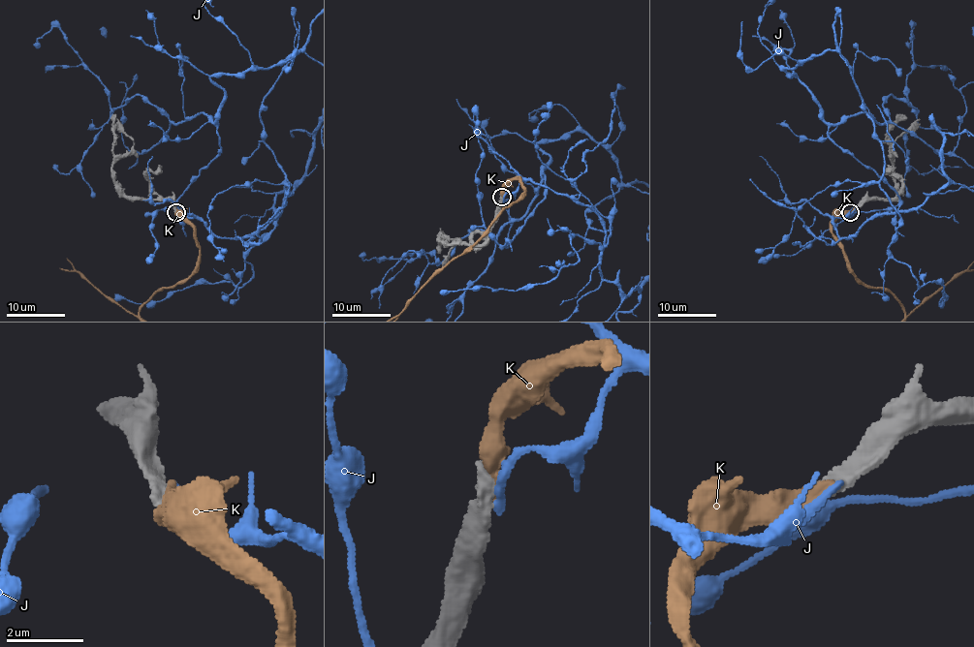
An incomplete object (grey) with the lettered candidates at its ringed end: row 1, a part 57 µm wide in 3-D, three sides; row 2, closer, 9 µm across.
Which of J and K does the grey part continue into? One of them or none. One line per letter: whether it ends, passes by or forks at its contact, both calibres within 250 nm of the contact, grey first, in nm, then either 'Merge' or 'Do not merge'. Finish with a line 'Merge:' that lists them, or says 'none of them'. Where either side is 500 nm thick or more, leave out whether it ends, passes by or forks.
J: Thickness 500 nm (grey) against 240 nm. Do not merge
K: It ends there. Thickness 480 nm (grey) against 440 nm. Merge
Merge: K

